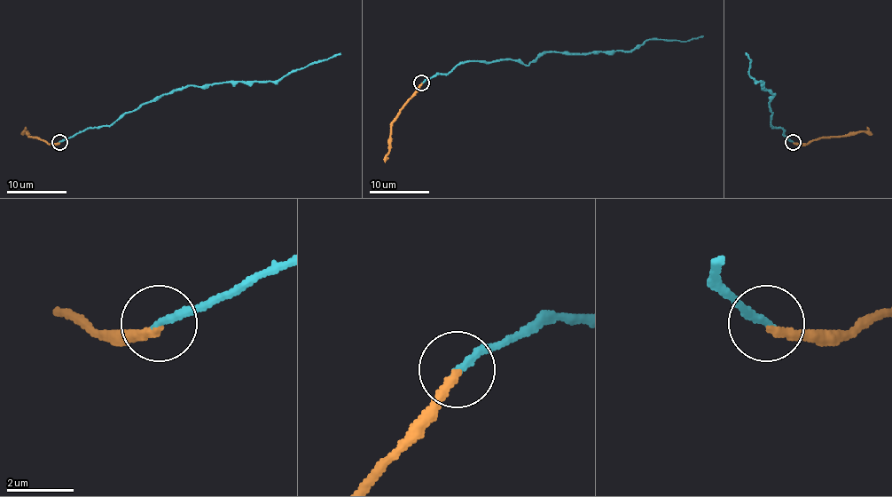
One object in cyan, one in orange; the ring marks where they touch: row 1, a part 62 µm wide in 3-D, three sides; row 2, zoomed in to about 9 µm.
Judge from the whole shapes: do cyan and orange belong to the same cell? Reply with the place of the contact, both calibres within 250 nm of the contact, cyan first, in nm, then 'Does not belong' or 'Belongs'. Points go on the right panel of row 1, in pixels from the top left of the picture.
Place: (793, 142). Thickness 240 nm (cyan) against 260 nm. Does not belong

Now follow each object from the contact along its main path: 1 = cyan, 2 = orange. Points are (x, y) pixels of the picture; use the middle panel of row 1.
1: (421, 83), (473, 60), (517, 59), (528, 65), (547, 51), (638, 49), (647, 40), (686, 41), (702, 35)
2: (421, 83), (391, 127), (385, 162)

